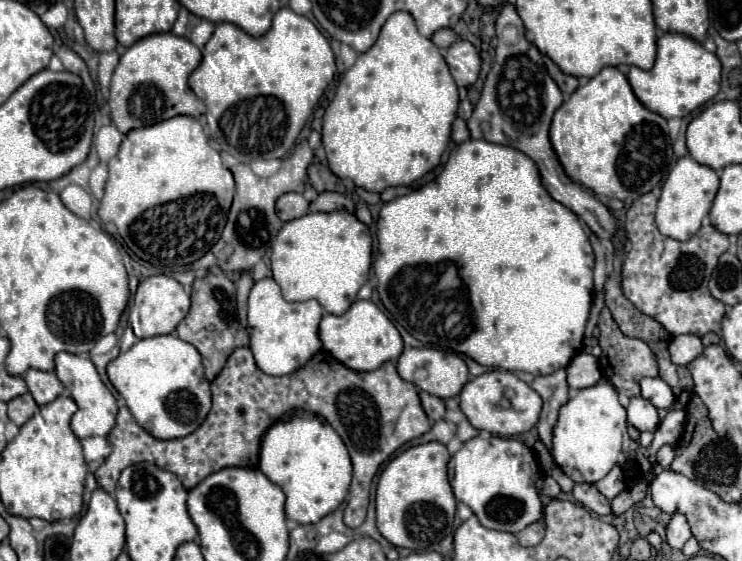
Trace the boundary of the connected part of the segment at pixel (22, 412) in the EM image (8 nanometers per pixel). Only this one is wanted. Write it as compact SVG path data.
M31 394L17 396L9 402L9 420L15 422L17 426L23 426L35 412L39 412L39 406L35 404Z

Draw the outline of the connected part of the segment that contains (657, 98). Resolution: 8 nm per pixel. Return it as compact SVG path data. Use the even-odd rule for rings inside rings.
M663 34L657 40L657 60L651 70L631 66L627 76L639 102L663 118L683 118L709 102L721 88L721 62L697 40L683 34Z

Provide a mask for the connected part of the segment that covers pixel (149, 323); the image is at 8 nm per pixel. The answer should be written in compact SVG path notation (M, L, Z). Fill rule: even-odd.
M165 274L149 276L143 282L139 282L129 314L129 324L135 330L137 338L171 334L175 332L177 324L187 316L187 312L189 312L189 296L175 278Z

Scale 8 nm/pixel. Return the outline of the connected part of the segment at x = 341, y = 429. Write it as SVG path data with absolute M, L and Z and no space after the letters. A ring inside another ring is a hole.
M237 348L229 356L225 368L211 382L211 392L213 408L207 420L191 436L179 440L153 438L135 422L129 408L121 406L117 414L117 426L107 436L113 450L95 472L97 484L113 494L119 474L127 466L139 462L153 462L159 468L173 472L187 490L195 488L205 476L221 468L257 468L261 438L269 426L293 410L307 410L323 416L341 436L345 446L349 446L347 450L353 462L353 482L345 508L345 524L349 528L357 528L365 520L371 482L379 466L405 442L431 430L429 418L421 408L417 388L397 374L393 362L385 362L373 372L355 372L325 350L317 352L301 370L275 378L257 368L249 348Z

